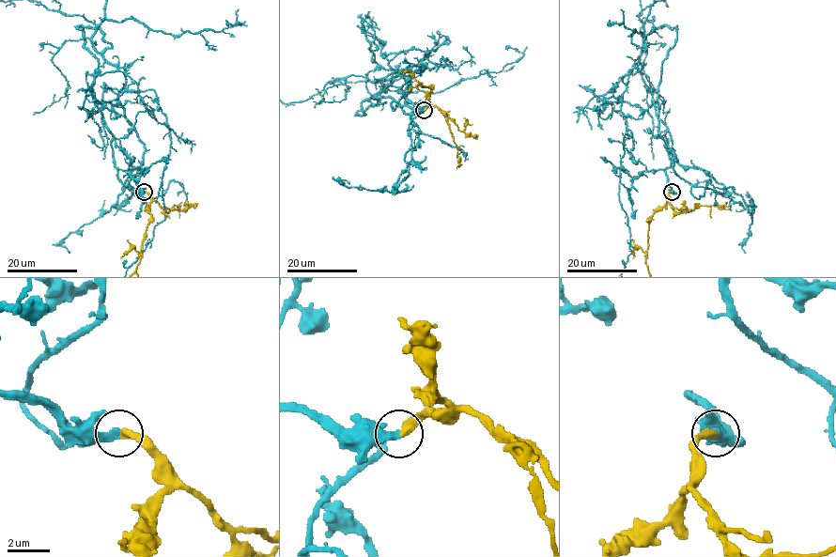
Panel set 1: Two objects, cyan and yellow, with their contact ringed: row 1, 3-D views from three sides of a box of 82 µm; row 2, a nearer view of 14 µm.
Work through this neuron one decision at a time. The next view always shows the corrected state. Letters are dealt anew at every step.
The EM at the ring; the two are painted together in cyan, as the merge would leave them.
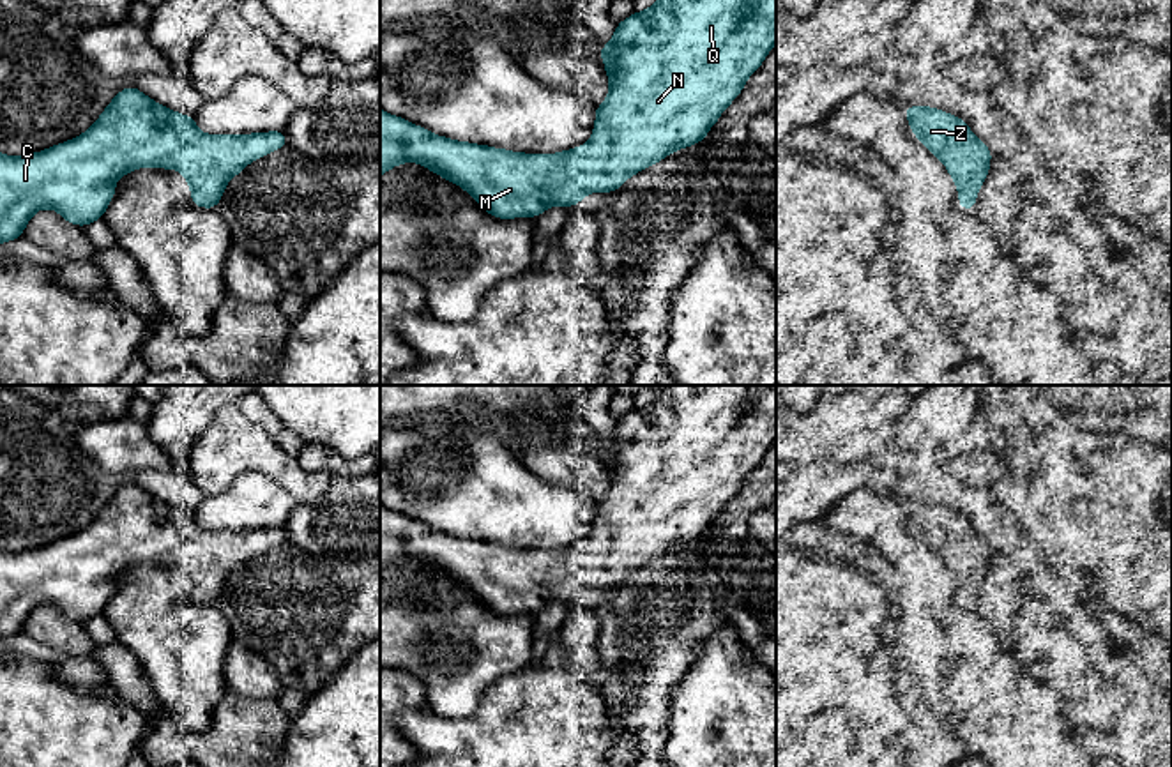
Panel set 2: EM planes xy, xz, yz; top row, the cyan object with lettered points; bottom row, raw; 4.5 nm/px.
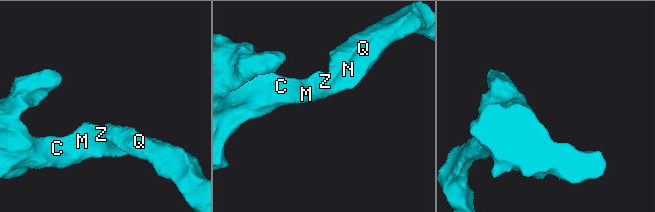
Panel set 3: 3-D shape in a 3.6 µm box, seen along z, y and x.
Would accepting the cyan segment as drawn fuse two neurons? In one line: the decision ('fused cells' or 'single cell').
single cell

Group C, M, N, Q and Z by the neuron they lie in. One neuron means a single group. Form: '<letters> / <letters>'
C M N Q Z

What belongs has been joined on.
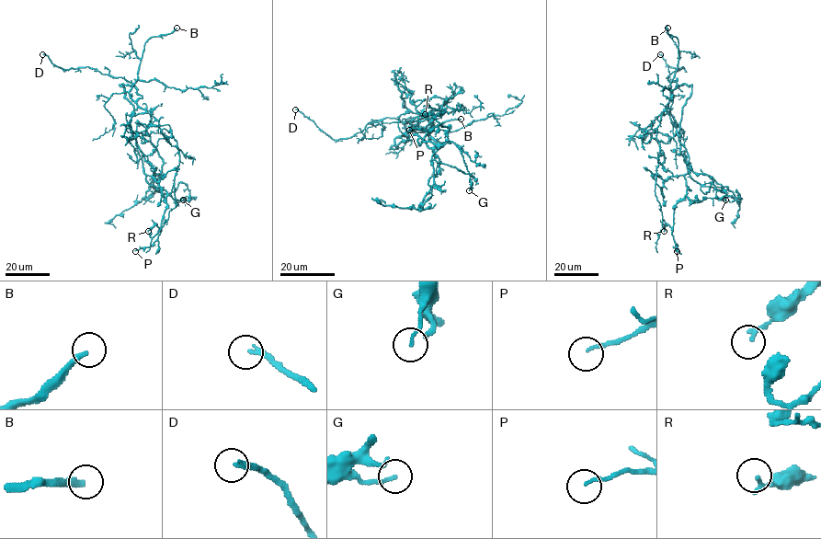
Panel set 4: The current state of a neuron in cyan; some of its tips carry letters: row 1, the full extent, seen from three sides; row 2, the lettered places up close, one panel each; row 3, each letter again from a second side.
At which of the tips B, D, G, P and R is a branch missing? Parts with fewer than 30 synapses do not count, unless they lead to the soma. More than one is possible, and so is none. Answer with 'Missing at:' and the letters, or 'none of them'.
Missing at: B, D

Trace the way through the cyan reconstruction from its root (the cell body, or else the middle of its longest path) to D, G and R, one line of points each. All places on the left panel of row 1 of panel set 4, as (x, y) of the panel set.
D: (151, 118), (151, 112), (132, 99), (131, 84), (123, 78), (87, 66), (62, 69), (42, 54)
G: (151, 118), (149, 110), (127, 113), (125, 117), (142, 154), (146, 180), (163, 189), (176, 202), (183, 200)
R: (151, 118), (149, 110), (125, 117), (142, 154), (146, 180), (166, 195), (161, 225), (148, 231)

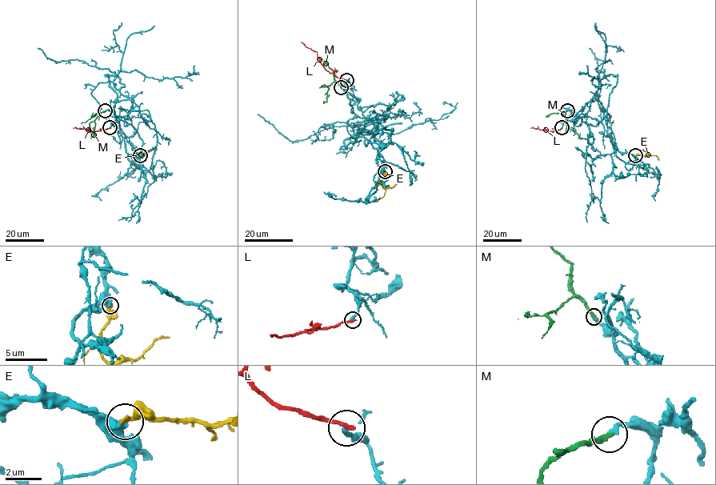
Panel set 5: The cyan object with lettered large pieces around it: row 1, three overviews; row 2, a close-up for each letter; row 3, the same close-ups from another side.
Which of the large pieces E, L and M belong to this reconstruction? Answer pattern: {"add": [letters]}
{"add": ["M"]}

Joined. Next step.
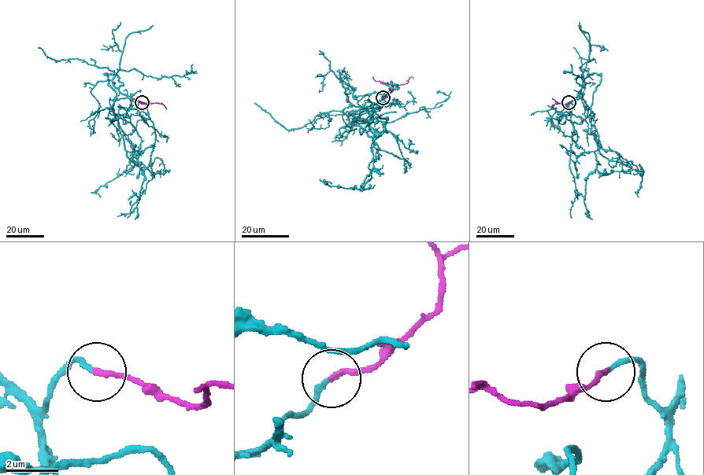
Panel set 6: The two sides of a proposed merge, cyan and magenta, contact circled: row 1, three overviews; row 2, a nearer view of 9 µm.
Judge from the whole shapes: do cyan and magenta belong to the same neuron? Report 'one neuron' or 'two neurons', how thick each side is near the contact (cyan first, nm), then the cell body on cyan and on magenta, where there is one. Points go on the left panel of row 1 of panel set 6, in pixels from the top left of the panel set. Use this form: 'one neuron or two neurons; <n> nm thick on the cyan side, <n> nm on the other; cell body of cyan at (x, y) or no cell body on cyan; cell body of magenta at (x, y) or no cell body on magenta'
one neuron; 170 nm thick on the cyan side, 200 nm on the other; no cell body on cyan; no cell body on magenta

